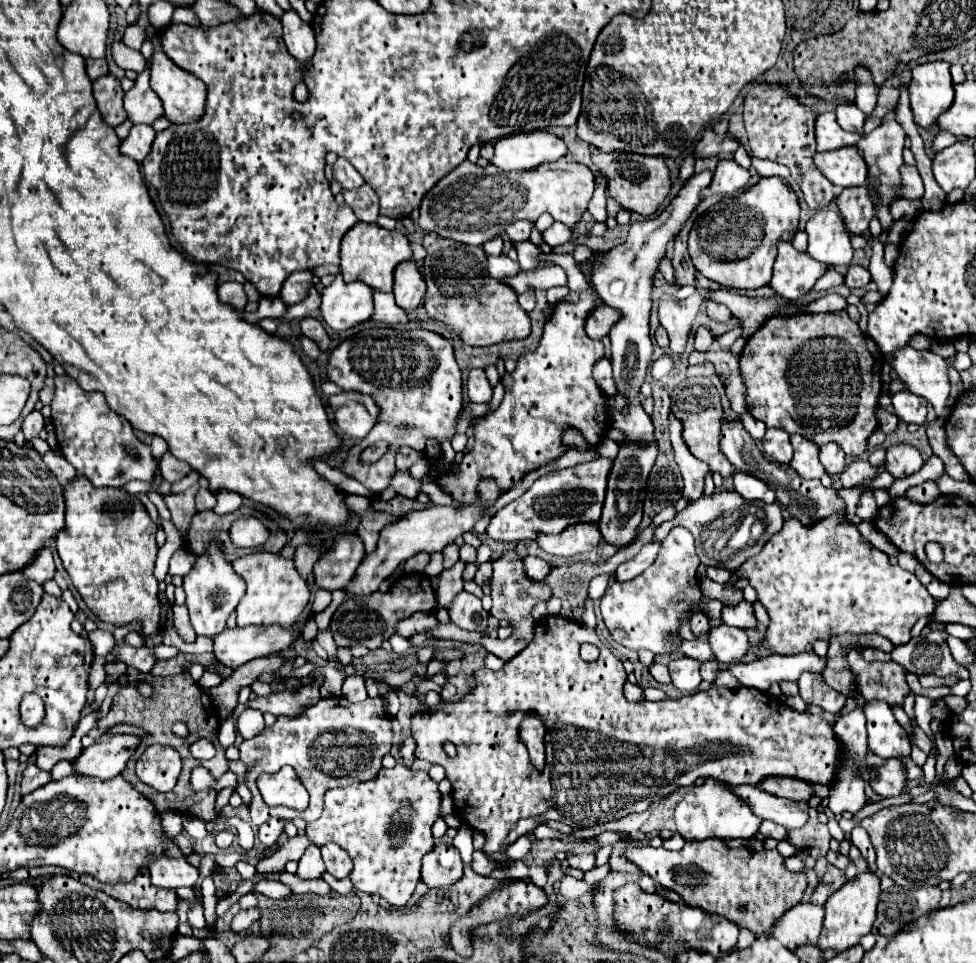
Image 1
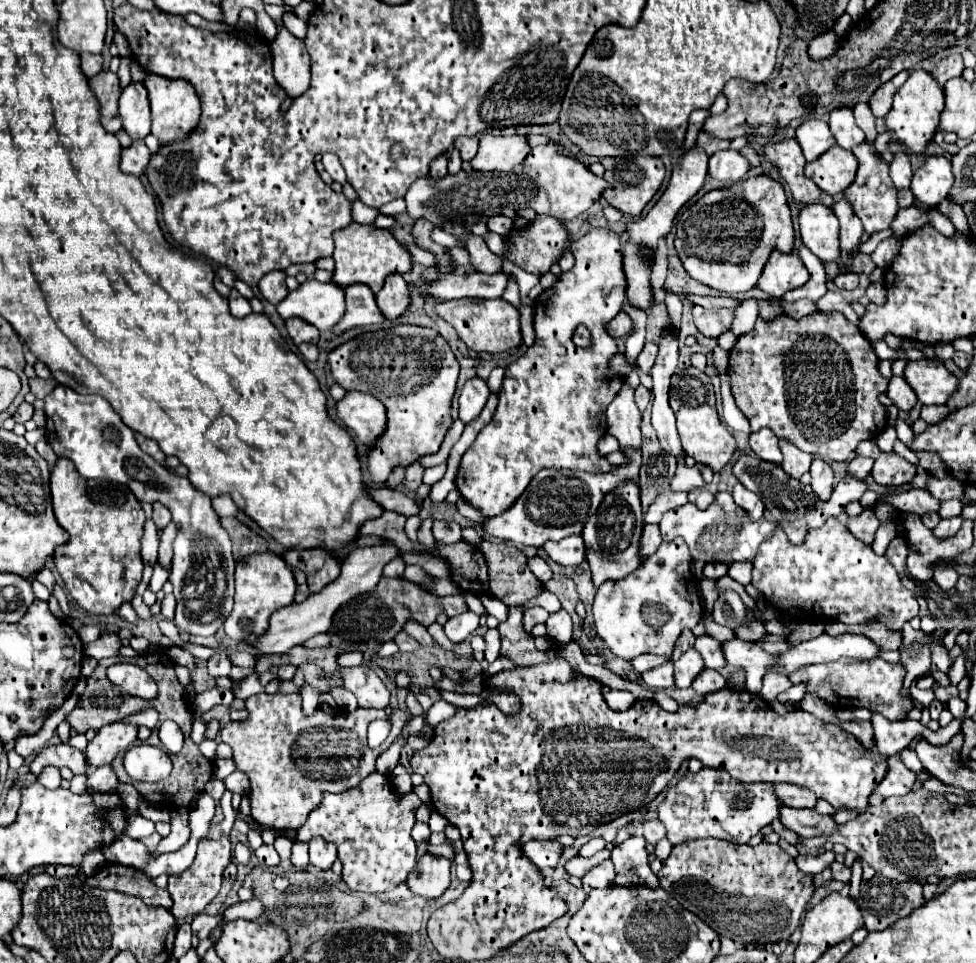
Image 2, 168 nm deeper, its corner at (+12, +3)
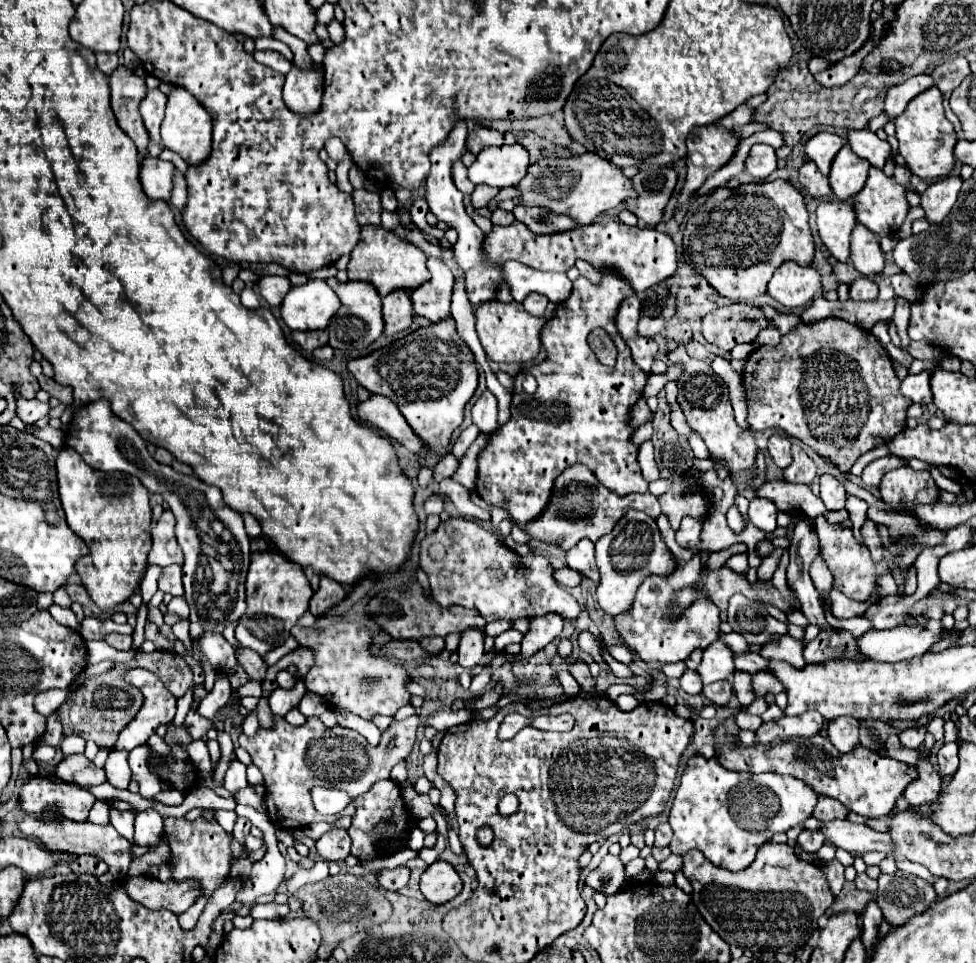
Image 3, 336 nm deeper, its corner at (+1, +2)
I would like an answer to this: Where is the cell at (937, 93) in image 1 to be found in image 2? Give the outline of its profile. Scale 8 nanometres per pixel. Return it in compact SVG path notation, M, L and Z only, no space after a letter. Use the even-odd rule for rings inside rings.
M913 70L907 78L907 82L901 86L901 90L897 90L895 98L893 98L893 108L891 112L885 116L887 120L887 130L893 132L893 138L907 144L907 150L893 146L893 152L905 152L905 154L917 154L917 152L925 152L927 142L933 138L937 126L939 126L939 114L943 110L943 88L939 86L939 82L935 82L935 78L931 76L931 72L925 70Z

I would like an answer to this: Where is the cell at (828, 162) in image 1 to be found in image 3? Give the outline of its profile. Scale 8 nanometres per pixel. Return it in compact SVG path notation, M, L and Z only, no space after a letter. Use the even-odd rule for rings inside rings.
M844 145L840 149L840 155L834 157L834 163L828 175L834 195L842 201L858 195L858 191L866 183L868 169L870 169L870 163L866 159L860 159L848 145Z

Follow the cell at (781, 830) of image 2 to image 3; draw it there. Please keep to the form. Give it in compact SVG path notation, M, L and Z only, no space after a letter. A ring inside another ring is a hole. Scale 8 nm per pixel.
M802 831L798 837L798 847L806 853L816 853L824 843L826 839L820 835L820 831Z

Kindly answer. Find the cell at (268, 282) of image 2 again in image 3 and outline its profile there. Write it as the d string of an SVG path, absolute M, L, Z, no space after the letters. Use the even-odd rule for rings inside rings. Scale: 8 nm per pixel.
M264 275L258 281L260 287L260 295L268 301L268 305L278 307L284 299L284 295L290 291L290 279L288 277L280 277L280 275Z

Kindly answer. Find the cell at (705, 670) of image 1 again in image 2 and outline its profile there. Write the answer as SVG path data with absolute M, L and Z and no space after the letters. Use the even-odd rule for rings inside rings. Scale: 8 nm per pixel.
M703 670L691 684L695 688L695 692L699 692L701 696L703 694L709 694L709 692L715 692L715 690L721 690L725 686L725 676L721 676L717 670Z

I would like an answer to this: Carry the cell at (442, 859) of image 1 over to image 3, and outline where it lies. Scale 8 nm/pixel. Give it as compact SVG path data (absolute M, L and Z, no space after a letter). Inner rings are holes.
M434 861L422 873L420 891L430 903L444 905L462 891L462 881L460 881L456 869L450 863Z

